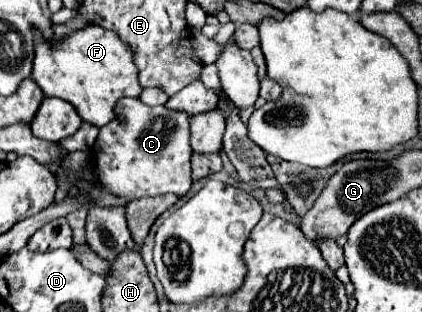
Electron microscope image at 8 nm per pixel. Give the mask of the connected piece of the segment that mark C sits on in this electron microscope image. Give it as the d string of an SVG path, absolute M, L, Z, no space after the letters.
M138 98L120 100L116 112L124 116L124 124L100 128L100 136L92 148L92 158L100 172L100 186L118 196L128 196L128 200L166 192L184 196L192 186L188 116L168 112L164 106L146 106Z

